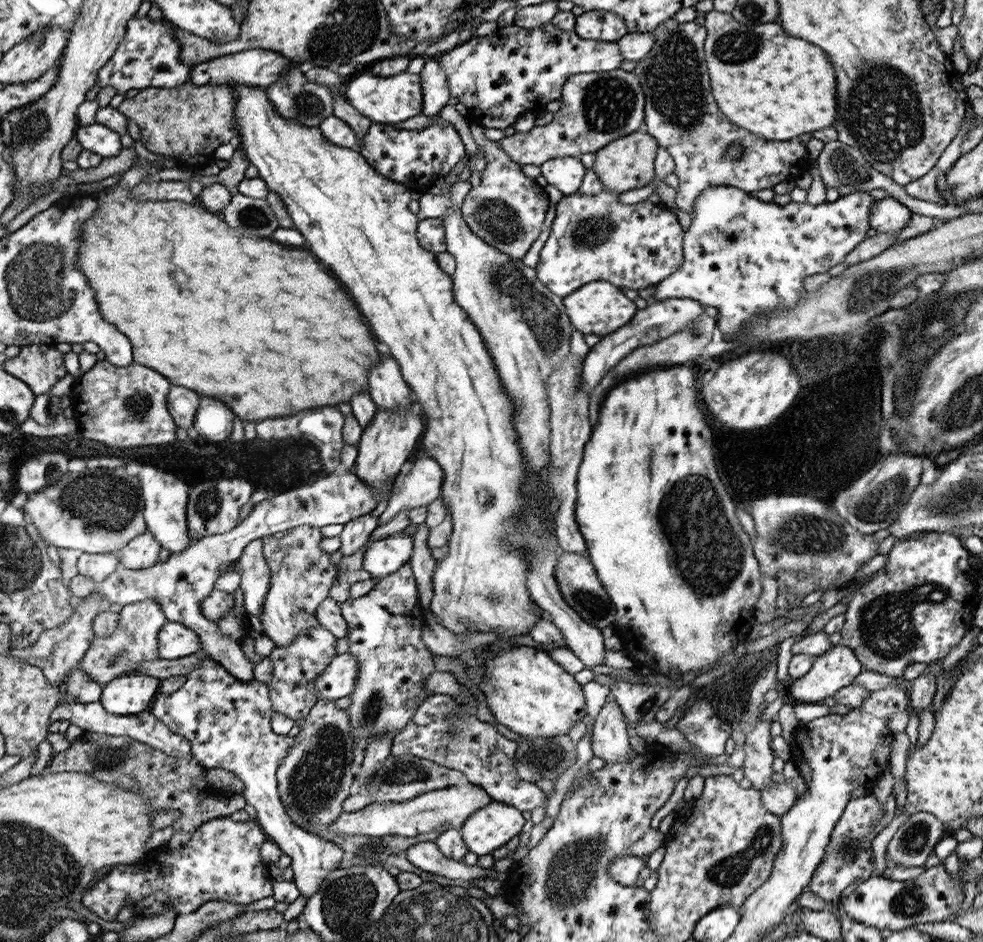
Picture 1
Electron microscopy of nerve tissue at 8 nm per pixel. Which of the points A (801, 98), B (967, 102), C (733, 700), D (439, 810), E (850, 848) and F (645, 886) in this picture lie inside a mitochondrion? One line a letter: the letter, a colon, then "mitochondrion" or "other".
A: other
B: other
C: mitochondrion
D: mitochondrion
E: mitochondrion
F: other

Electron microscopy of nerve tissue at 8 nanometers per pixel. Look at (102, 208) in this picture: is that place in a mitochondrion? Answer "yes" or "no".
no

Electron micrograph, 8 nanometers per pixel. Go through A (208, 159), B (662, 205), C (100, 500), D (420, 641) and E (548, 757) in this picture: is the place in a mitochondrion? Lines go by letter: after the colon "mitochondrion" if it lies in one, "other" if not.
A: other
B: other
C: mitochondrion
D: other
E: mitochondrion

